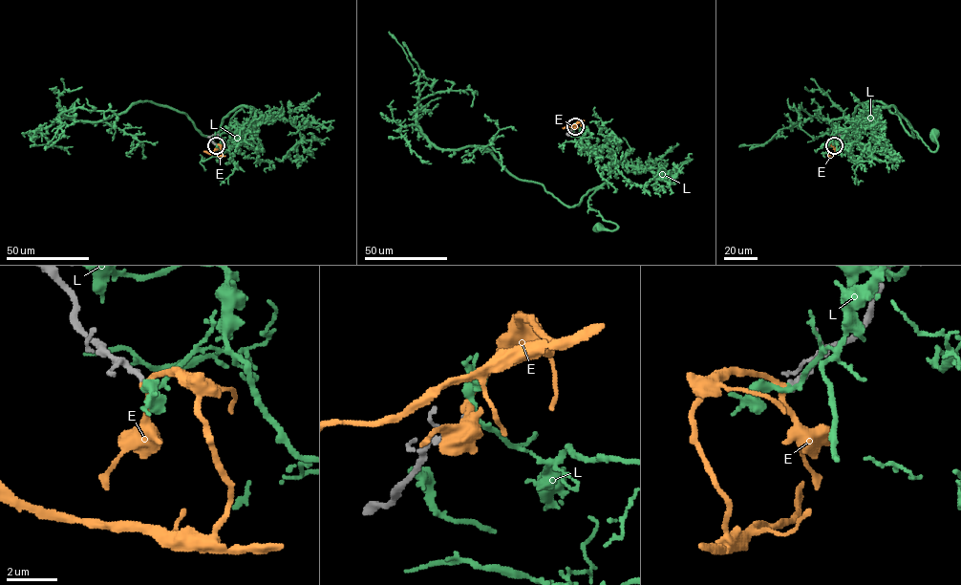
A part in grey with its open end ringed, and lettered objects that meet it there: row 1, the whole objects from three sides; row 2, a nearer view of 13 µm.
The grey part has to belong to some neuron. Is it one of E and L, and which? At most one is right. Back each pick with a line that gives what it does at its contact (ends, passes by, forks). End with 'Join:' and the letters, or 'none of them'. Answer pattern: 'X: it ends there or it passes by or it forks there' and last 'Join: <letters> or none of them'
Join: none of them

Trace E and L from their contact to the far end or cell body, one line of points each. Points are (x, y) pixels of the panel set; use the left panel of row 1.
E: (216, 145), (220, 147), (221, 155), (203, 151)
L: (216, 145), (222, 133), (254, 119), (252, 108), (244, 105), (237, 112), (229, 129), (259, 151), (239, 134)

